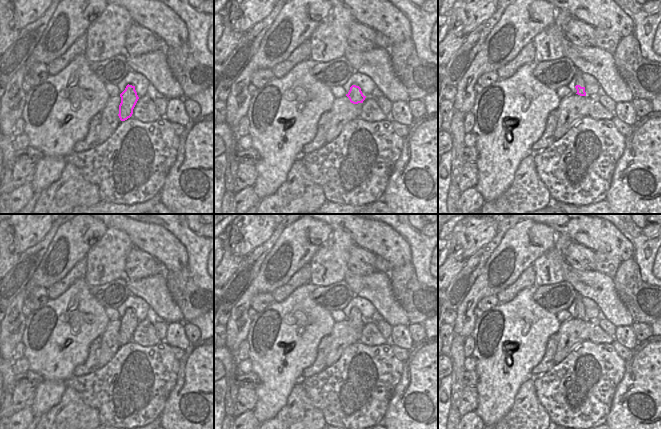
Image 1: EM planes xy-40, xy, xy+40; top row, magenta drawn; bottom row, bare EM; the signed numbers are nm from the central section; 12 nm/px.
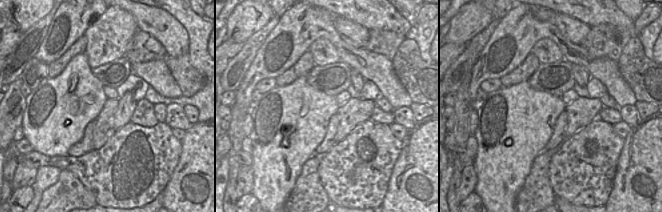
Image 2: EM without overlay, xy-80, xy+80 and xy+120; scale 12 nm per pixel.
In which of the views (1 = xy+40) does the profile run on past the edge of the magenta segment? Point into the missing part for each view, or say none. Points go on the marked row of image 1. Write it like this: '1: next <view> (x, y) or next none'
1: next xy+40 (580, 81)

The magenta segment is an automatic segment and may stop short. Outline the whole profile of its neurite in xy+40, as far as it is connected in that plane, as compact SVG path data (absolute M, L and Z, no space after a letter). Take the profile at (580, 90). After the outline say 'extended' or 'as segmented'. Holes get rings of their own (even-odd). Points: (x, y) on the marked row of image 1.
M578 72L576 74L576 77L577 77L577 82L576 82L576 86L575 86L575 88L577 90L576 94L578 94L580 96L586 96L585 87L584 87L585 86L585 82L581 77L581 73Z | extended

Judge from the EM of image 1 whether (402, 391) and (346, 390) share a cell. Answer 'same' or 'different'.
different

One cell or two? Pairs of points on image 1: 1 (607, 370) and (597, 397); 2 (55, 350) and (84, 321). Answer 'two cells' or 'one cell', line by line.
1: one cell
2: one cell

